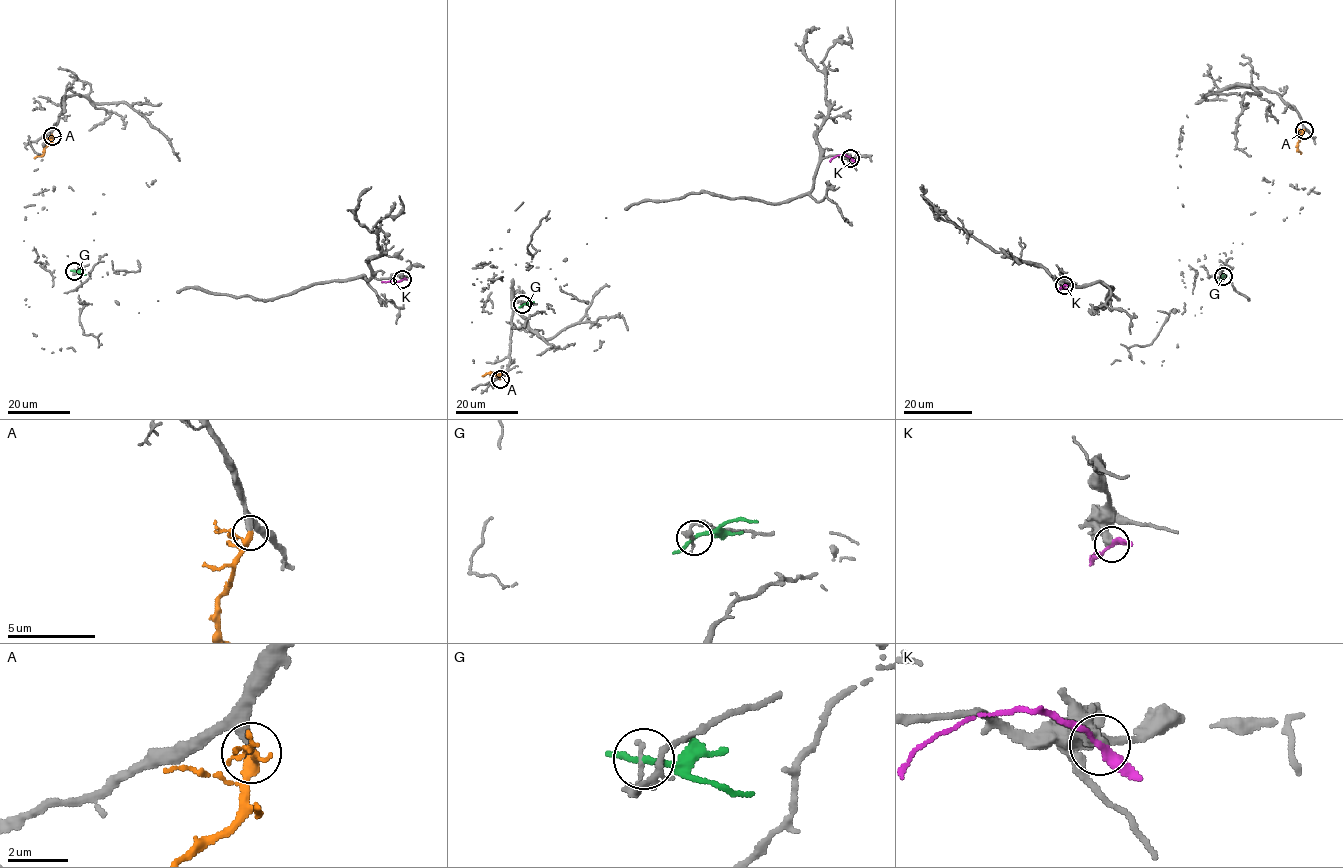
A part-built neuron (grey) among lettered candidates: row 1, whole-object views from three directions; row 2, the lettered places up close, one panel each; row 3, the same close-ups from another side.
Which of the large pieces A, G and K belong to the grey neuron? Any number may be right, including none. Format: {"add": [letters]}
{"add": ["A"]}

